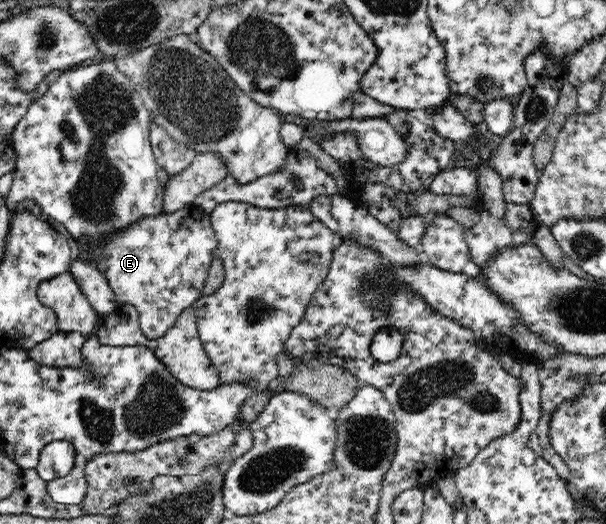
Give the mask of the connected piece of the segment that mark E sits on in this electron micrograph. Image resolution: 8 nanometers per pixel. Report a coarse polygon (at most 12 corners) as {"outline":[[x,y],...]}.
{"outline":[[195,203],[73,256],[162,339],[202,297],[218,240]]}

